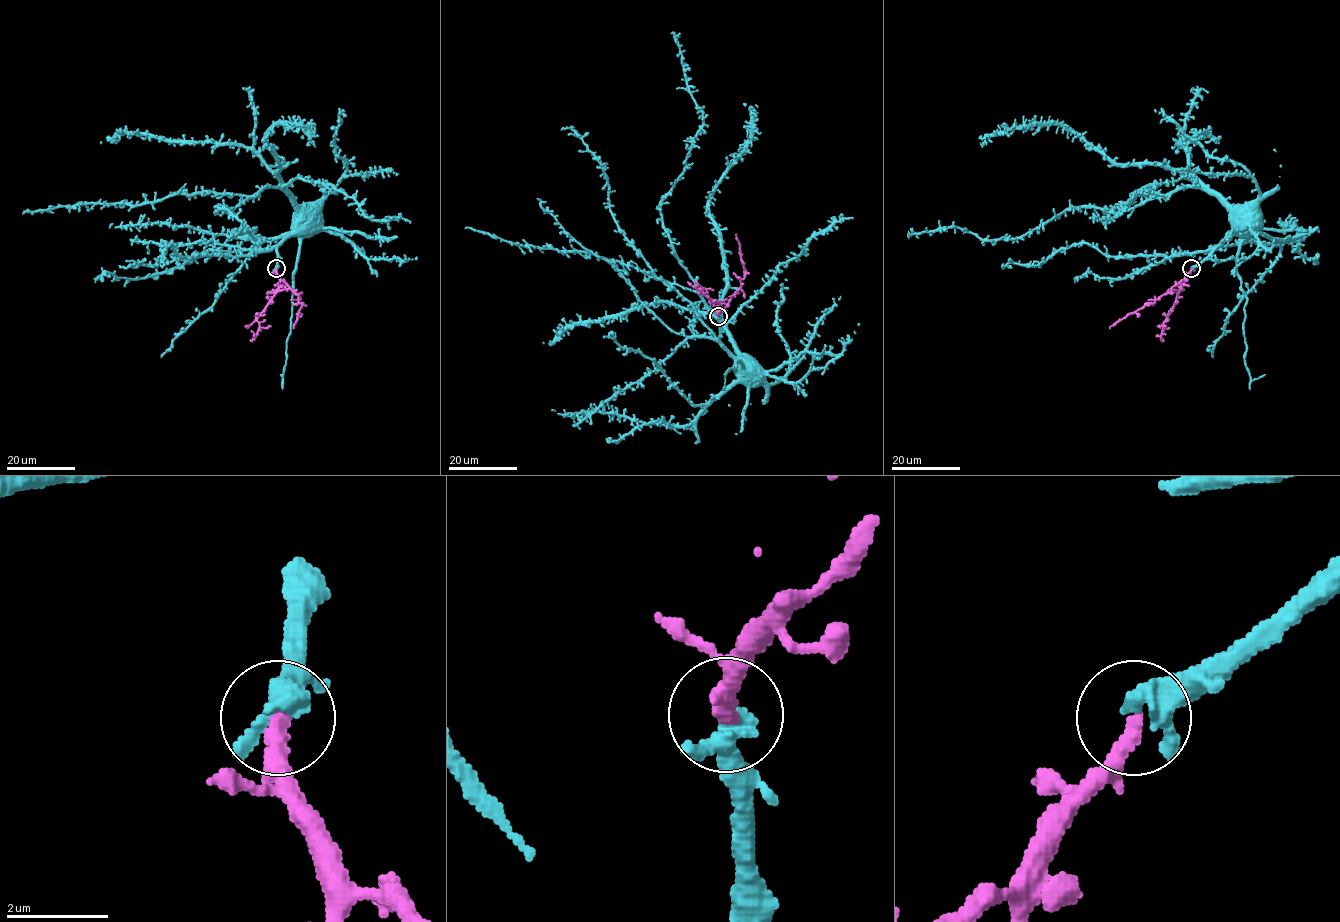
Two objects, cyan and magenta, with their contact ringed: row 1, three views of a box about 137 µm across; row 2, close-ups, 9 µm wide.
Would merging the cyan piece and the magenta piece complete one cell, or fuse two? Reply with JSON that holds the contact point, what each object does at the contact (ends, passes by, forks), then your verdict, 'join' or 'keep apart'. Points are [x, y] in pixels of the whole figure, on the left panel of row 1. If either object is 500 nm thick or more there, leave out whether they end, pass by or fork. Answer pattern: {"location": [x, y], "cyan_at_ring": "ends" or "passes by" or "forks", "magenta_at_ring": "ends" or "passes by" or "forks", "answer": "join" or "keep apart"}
{"location": [276, 268], "cyan_at_ring": "passes by", "magenta_at_ring": "ends", "answer": "join"}

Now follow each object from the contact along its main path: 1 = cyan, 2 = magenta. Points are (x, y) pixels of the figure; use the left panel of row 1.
1: (276, 268), (295, 213), (279, 188), (265, 187), (233, 210), (218, 207), (260, 240), (244, 227), (228, 231)
2: (276, 268), (277, 275), (298, 295), (301, 303), (293, 329)

